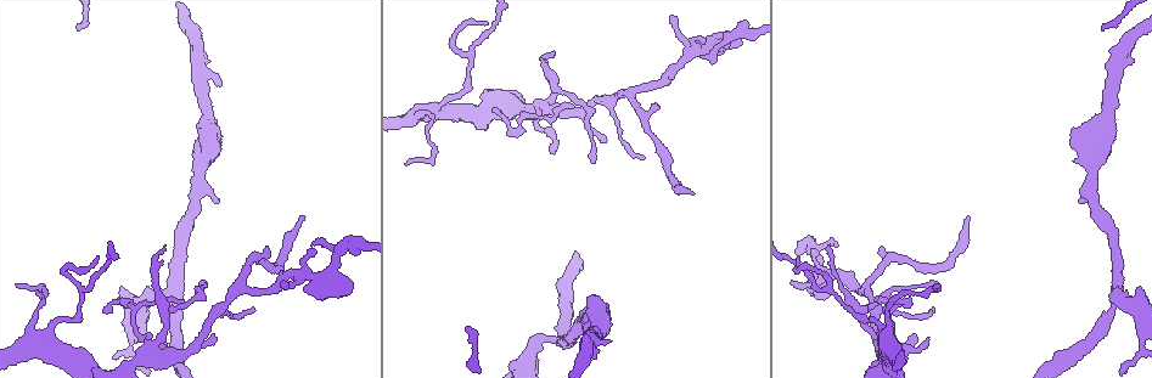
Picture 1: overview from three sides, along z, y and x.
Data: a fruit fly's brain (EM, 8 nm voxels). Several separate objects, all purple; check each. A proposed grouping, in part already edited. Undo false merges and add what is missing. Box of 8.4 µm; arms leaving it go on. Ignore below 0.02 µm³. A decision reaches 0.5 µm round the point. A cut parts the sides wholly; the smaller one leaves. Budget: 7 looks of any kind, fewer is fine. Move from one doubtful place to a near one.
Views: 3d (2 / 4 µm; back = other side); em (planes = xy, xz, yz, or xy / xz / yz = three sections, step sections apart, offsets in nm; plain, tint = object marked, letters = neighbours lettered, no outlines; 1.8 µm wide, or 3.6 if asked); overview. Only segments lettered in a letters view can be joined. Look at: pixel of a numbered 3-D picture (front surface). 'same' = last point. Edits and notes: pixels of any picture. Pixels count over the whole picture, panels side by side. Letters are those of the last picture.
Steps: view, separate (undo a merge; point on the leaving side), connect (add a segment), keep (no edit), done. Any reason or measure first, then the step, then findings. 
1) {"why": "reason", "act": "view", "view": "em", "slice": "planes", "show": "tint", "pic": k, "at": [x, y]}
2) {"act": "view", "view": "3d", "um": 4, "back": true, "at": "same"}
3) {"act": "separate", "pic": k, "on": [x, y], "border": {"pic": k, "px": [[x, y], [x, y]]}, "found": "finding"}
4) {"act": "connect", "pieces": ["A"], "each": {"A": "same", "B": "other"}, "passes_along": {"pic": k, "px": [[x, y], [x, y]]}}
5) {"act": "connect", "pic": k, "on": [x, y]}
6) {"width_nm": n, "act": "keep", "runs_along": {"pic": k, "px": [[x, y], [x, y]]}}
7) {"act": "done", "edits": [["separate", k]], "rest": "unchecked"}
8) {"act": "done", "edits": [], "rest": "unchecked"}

{"why": "arms part here", "act": "view", "view": "em", "slice": "yz", "step": 16, "show": "tint", "pic": 1, "at": [324, 282]}

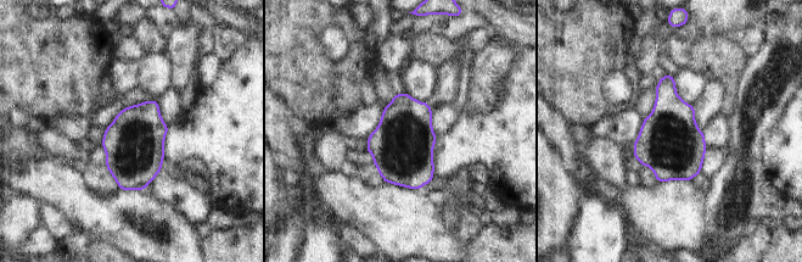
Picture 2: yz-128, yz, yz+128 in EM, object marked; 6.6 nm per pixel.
{"act": "view", "view": "em", "slice": "planes", "show": "tint", "at": "same"}

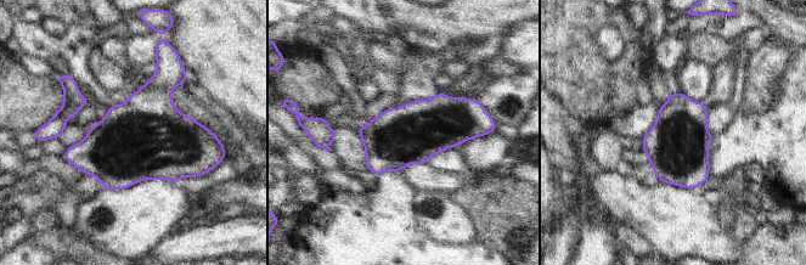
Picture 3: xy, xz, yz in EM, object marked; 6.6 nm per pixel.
{"why": "see the neighbours", "act": "view", "view": "em", "slice": "planes", "show": "letters", "at": "same"}

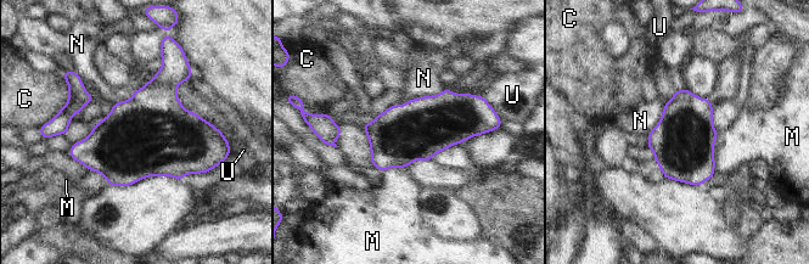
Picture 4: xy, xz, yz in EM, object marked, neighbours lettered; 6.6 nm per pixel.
{"width_nm": 400, "act": "keep", "each": {"C": "other", "M": "other", "N": "other", "U": "other"}, "found": "continuous, no second neuron"}

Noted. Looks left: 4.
{"why": "tapers out", "act": "view", "view": "3d", "um": 2, "pic": 1, "at": [302, 216]}

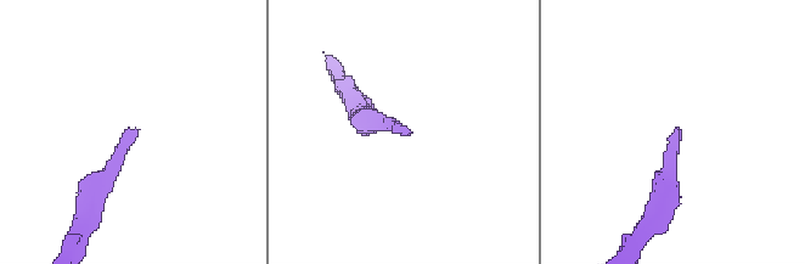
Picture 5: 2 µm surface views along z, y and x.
{"why": "now the EM", "act": "view", "view": "em", "slice": "planes", "show": "letters", "pic": 5, "at": [136, 132]}

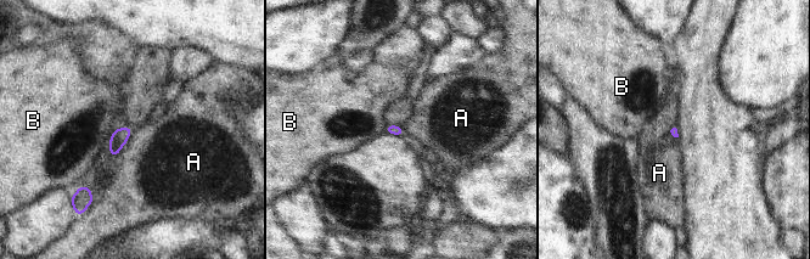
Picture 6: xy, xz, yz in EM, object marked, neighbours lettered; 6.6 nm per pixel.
{"longest_contact_nm": ["A", 220], "act": "keep", "each": {"A": "other", "B": "other"}, "border": {"pic": 6, "px": [[133, 129], [127, 142], [116, 156]]}, "found": "none of them fits"}

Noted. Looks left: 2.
{"why": "thick turns thin", "act": "view", "view": "3d", "um": 2, "pic": 1, "at": [176, 290]}

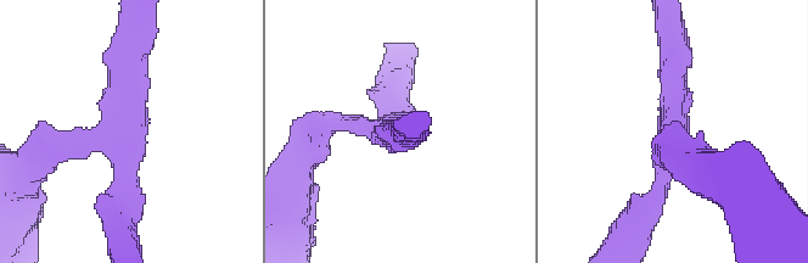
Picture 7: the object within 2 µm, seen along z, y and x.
{"arms": 3, "arm_widths_nm": [220, 260, 280], "act": "view", "view": "em", "slice": "planes", "show": "letters", "pic": 7, "at": [127, 133]}

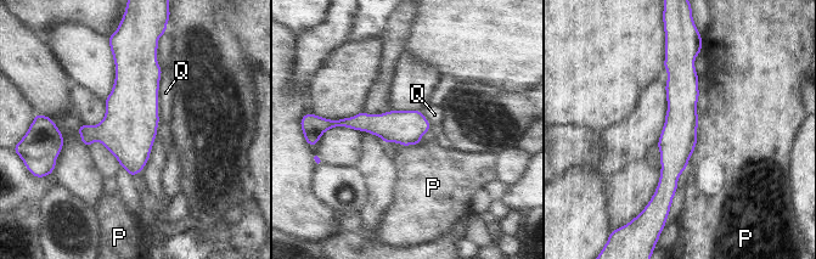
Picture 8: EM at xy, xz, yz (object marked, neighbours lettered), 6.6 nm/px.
{"longest_contact_nm": ["Q", 340], "act": "keep", "each": {"P": "other", "Q": "other"}, "runs_along": {"pic": 8, "px": [[674, 55], [680, 131], [667, 200]]}, "found": "all the same neuron"}

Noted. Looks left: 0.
{"act": "done", "edits": [], "rest": "unchecked"}

